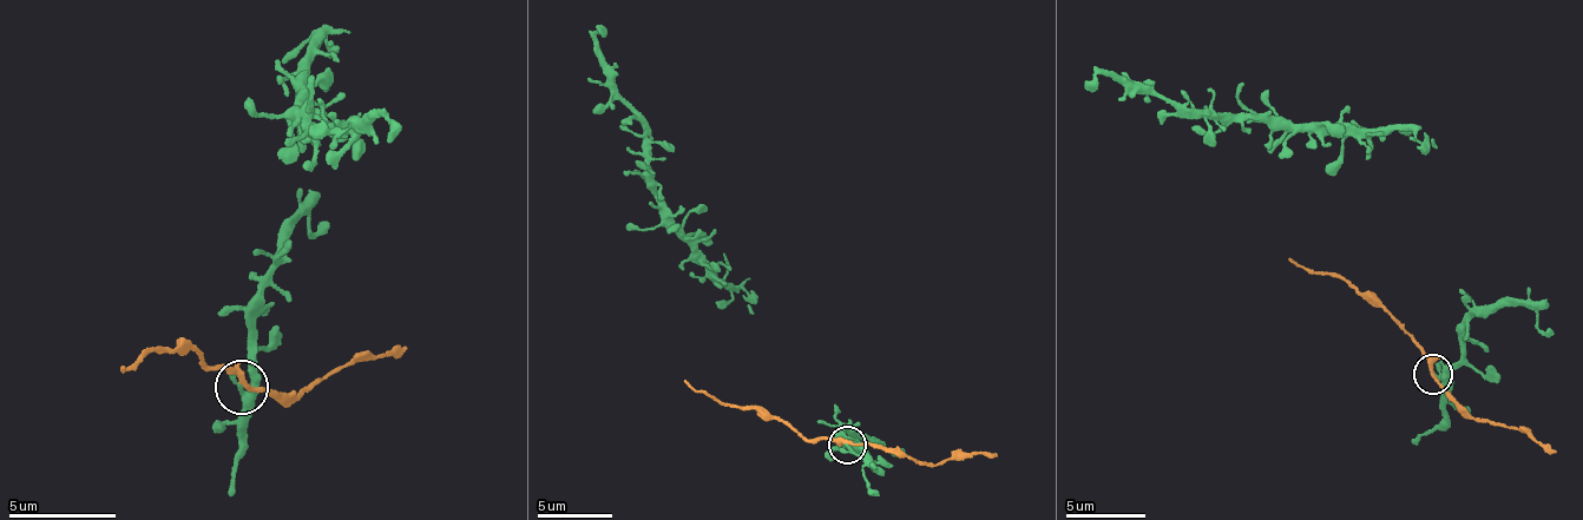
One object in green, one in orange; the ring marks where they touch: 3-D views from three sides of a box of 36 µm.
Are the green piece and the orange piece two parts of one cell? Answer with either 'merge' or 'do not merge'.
do not merge

